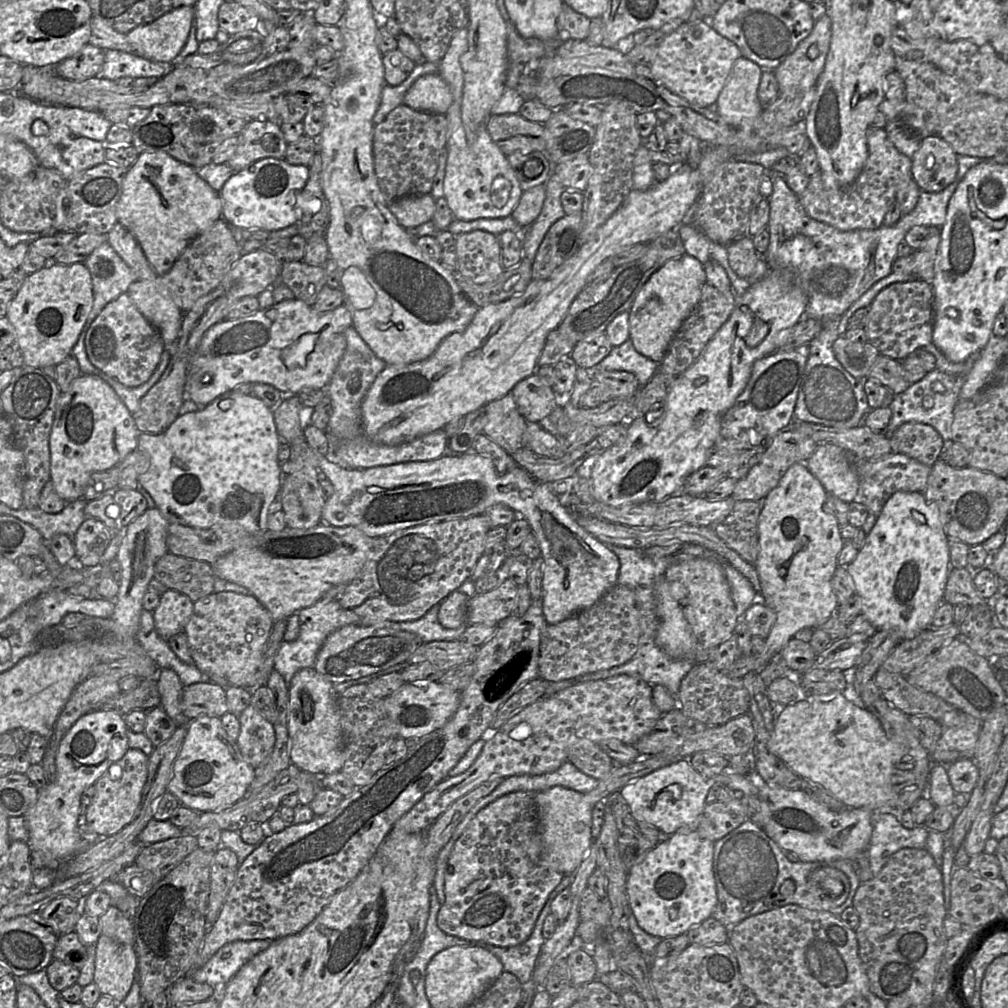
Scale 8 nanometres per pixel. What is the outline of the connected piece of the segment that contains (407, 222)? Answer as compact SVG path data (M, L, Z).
M430 194L404 196L388 204L388 209L402 228L416 228L432 220L434 198Z

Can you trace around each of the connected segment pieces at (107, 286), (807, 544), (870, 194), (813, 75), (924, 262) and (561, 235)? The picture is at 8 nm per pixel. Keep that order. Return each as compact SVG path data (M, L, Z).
M108 242L97 247L83 263L90 271L93 289L93 306L86 320L86 330L102 309L126 293L138 277Z
M797 462L765 497L758 518L759 553L754 566L760 578L760 595L776 613L776 620L764 639L764 649L736 659L725 670L729 677L742 678L748 672L759 672L797 631L817 627L836 614L838 603L832 578L844 539L827 505L827 496L827 491L805 463Z
M870 127L867 132L868 158L859 176L846 186L825 189L818 169L798 199L807 215L841 231L874 230L883 225L896 194L912 178L912 158L902 154L888 138L884 128Z
M825 14L815 21L811 33L799 43L795 51L773 71L778 81L780 93L800 93L800 91L806 91L816 86L829 51L831 29L831 19L828 14Z
M929 227L929 237L925 244L906 257L897 257L892 272L915 275L918 279L931 283L935 276L935 260L940 244L940 228Z
M582 212L557 220L544 236L532 265L532 278L547 279L581 245Z

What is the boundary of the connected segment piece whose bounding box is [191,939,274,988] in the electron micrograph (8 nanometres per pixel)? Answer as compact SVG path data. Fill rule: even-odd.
M237 940L219 949L191 977L199 983L223 988L254 956L266 950L274 940Z

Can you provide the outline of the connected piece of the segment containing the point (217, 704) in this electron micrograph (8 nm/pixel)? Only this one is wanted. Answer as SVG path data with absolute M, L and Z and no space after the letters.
M212 681L184 686L181 708L189 720L203 715L221 718L229 712L226 688Z

